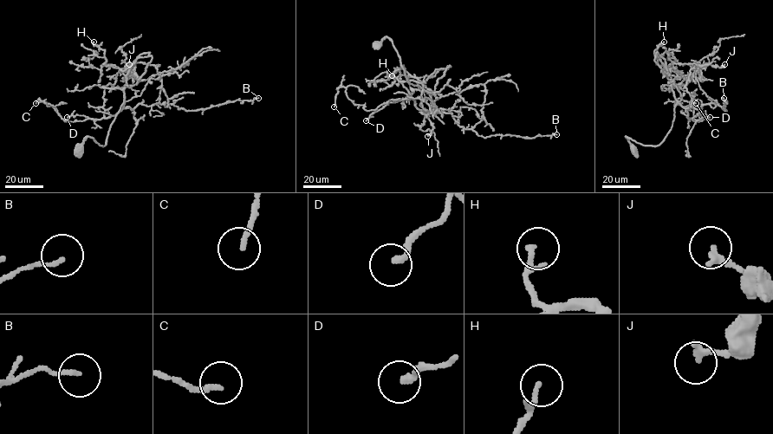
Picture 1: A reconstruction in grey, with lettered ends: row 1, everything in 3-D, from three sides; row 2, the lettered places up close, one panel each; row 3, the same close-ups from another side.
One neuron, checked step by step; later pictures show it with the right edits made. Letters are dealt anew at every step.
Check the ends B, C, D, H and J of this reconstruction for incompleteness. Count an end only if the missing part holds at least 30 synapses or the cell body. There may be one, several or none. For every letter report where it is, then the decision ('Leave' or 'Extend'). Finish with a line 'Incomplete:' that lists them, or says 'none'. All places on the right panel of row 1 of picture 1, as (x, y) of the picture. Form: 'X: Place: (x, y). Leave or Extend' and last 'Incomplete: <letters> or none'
B: Place: (724, 98). Leave
C: Place: (696, 103). Extend
D: Place: (710, 117). Leave
H: Place: (664, 42). Extend
J: Place: (724, 64). Leave
Incomplete: C, H

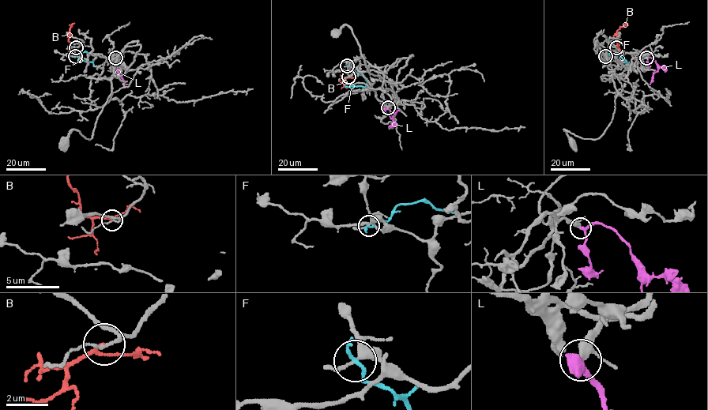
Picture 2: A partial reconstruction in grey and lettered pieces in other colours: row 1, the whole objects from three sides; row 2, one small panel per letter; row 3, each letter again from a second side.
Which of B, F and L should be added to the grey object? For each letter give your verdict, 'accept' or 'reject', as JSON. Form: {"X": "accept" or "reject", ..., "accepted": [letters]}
{"B": "reject", "F": "reject", "L": "accept", "accepted": ["L"]}

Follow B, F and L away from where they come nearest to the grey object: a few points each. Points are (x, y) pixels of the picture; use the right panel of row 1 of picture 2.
B: (615, 47), (619, 46), (613, 35), (627, 23)
F: (605, 56), (611, 51), (625, 60), (626, 64)
L: (646, 58), (650, 57), (654, 61), (657, 70), (650, 84)

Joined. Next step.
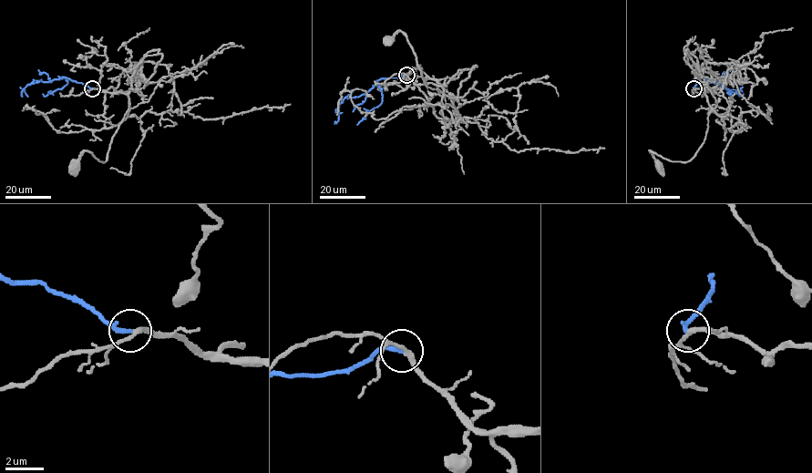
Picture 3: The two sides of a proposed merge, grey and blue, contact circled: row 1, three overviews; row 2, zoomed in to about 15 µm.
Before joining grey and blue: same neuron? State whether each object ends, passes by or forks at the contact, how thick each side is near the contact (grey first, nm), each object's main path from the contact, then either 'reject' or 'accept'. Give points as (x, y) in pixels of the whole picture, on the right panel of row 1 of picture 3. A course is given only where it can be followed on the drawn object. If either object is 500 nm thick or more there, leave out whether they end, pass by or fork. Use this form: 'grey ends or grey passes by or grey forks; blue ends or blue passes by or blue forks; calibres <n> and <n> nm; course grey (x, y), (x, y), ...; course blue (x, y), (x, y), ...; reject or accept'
grey passes by; blue ends; calibres 240 and 240 nm; course grey (693, 88), (703, 91), (712, 111), (704, 142), (686, 161), (673, 161), (650, 151), (657, 166); course blue (693, 88), (698, 77), (716, 80), (716, 83), (728, 89), (738, 90), (743, 87); accept

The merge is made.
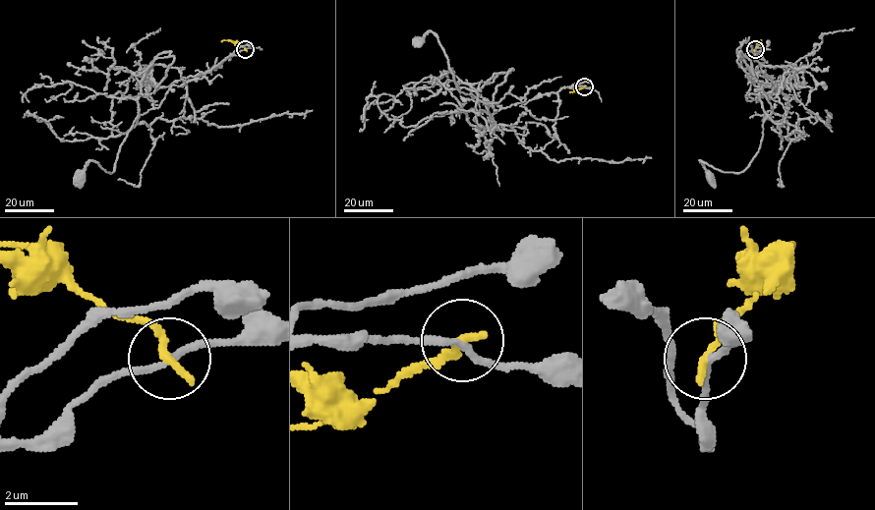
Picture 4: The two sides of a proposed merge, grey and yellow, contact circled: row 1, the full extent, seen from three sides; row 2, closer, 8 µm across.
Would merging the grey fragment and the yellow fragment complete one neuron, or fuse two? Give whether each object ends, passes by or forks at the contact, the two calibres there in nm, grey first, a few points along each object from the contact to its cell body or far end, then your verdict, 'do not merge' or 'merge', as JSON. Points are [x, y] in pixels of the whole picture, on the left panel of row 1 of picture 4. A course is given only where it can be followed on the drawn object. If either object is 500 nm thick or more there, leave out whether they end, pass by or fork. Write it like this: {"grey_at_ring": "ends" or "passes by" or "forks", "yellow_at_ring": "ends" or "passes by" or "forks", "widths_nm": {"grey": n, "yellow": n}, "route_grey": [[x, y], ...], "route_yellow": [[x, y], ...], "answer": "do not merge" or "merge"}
{"grey_at_ring": "passes by", "yellow_at_ring": "ends", "widths_nm": {"grey": 170, "yellow": 240}, "route_grey": [[245, 49], [167, 86], [136, 72], [138, 114], [115, 169], [92, 161], [79, 177]], "route_yellow": [[245, 49], [229, 40], [221, 41]], "answer": "do not merge"}

